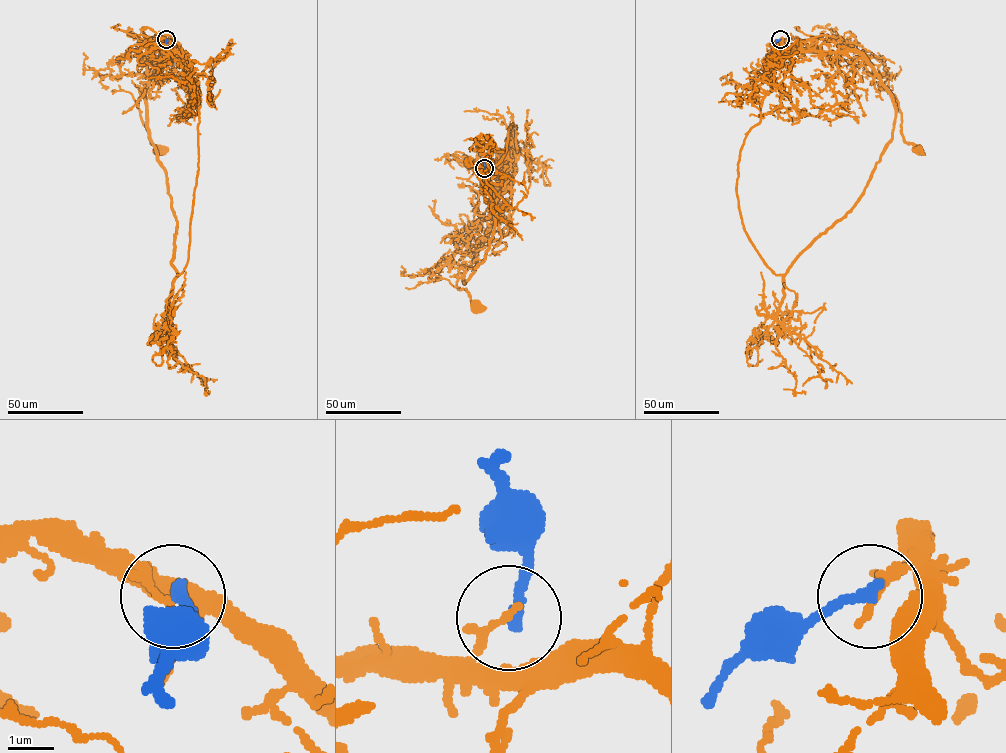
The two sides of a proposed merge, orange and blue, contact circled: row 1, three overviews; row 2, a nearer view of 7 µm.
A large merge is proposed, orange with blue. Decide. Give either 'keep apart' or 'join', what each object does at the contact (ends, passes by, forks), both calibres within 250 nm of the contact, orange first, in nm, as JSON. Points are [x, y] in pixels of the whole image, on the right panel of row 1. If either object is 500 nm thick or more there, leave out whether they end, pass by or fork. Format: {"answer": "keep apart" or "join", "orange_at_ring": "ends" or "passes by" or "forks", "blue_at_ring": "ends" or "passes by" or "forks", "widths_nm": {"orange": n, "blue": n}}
{"answer": "keep apart", "orange_at_ring": "ends", "blue_at_ring": "ends", "widths_nm": {"orange": 180, "blue": 240}}

